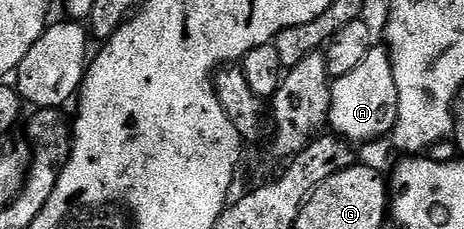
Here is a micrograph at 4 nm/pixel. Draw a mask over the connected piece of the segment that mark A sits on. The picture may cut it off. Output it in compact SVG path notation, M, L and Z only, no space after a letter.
M375 46L368 50L360 66L343 76L333 77L330 85L330 114L328 128L333 135L359 146L365 140L389 137L398 117L396 78L392 78L392 62L385 47Z

